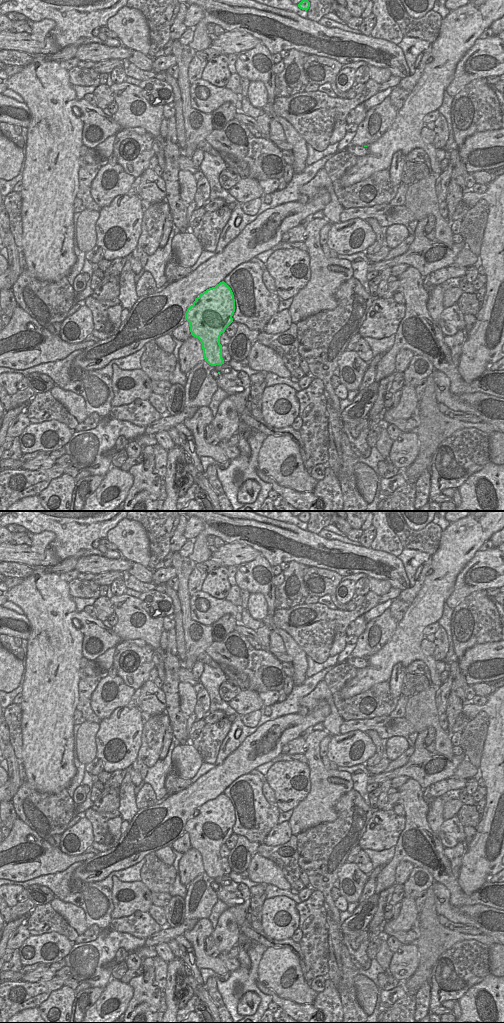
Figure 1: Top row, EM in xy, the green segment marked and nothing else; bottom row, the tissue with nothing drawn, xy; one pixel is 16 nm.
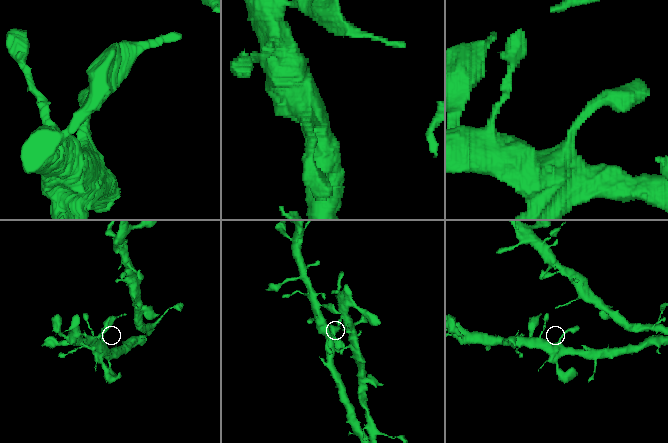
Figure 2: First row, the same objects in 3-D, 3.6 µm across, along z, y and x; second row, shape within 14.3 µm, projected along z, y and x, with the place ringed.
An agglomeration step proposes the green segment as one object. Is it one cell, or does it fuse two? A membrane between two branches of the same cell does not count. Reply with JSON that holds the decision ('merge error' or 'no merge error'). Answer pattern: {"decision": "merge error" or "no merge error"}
{"decision": "merge error"}

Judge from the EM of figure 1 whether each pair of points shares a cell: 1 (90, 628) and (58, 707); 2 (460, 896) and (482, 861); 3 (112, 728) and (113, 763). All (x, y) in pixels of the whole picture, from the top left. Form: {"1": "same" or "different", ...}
{"1": "different", "2": "different", "3": "same"}

